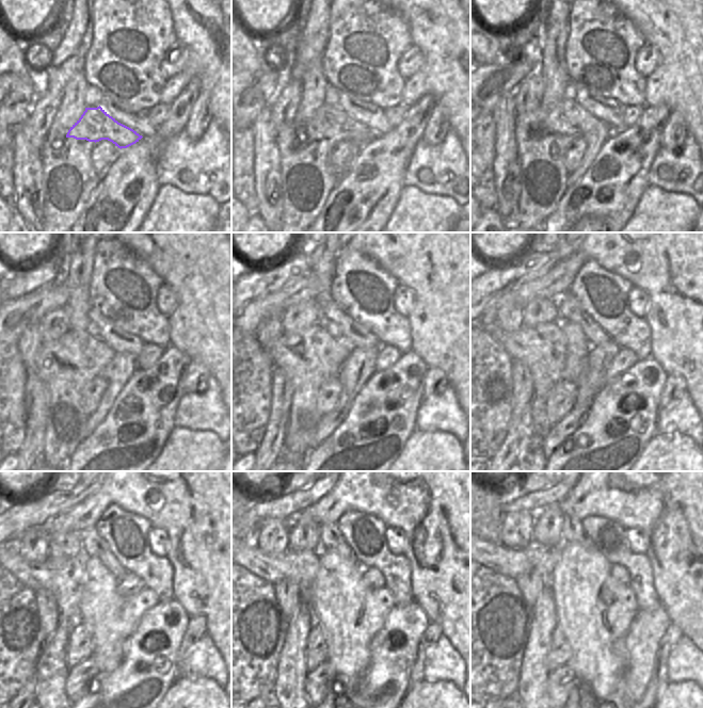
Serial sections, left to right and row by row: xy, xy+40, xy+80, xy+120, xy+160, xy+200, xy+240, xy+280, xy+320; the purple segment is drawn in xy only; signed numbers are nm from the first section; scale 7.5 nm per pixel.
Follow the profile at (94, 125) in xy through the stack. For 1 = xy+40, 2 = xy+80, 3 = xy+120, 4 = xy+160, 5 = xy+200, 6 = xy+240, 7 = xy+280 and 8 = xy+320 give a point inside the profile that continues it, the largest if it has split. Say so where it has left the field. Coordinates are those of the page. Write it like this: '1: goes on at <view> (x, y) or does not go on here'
1: goes on at xy+40 (330, 123)
2: goes on at xy+80 (568, 121)
3: goes on at xy+120 (86, 359)
4: goes on at xy+160 (323, 359)
5: goes on at xy+200 (549, 363)
6: goes on at xy+240 (68, 594)
7: goes on at xy+280 (290, 564)
8: goes on at xy+320 (512, 563)

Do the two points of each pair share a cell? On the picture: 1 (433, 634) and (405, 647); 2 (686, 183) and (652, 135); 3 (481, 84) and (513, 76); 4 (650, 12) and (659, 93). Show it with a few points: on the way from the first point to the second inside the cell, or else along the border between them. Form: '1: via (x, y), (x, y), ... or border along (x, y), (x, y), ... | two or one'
1: border along (431, 622), (418, 644), (414, 664) | two
2: border along (661, 146), (649, 170) | two
3: via (489, 83), (506, 77) | one
4: via (670, 32), (670, 73) | one

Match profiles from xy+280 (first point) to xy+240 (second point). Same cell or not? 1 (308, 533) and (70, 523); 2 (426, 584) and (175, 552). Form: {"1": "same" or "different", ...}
{"1": "different", "2": "same"}

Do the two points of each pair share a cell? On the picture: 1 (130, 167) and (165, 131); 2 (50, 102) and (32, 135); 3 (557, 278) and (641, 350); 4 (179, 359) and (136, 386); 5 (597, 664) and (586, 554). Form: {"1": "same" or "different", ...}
{"1": "same", "2": "same", "3": "different", "4": "same", "5": "same"}

